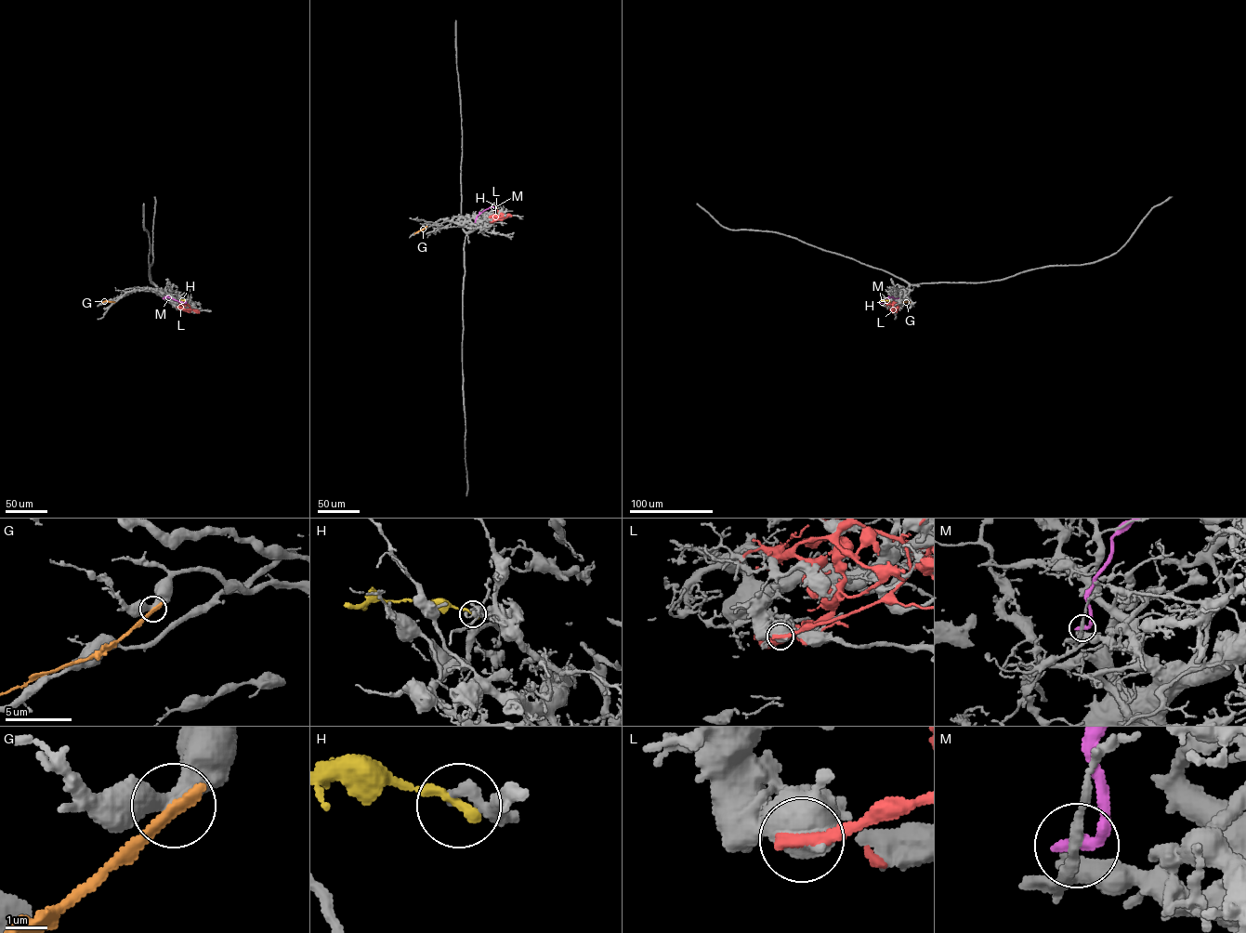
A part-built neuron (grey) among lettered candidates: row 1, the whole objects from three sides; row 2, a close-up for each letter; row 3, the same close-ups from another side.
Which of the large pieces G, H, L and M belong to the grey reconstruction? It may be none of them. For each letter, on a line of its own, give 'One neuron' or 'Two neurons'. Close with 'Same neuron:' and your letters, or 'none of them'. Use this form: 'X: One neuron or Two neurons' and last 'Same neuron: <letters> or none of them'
G: Two neurons
H: Two neurons
L: Two neurons
M: Two neurons
Same neuron: none of them

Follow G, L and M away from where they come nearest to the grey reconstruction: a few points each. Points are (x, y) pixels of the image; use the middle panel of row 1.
G: (426, 227), (414, 233)
L: (491, 222), (499, 217), (495, 215), (491, 216), (494, 211)
M: (475, 222), (480, 213), (498, 203)

